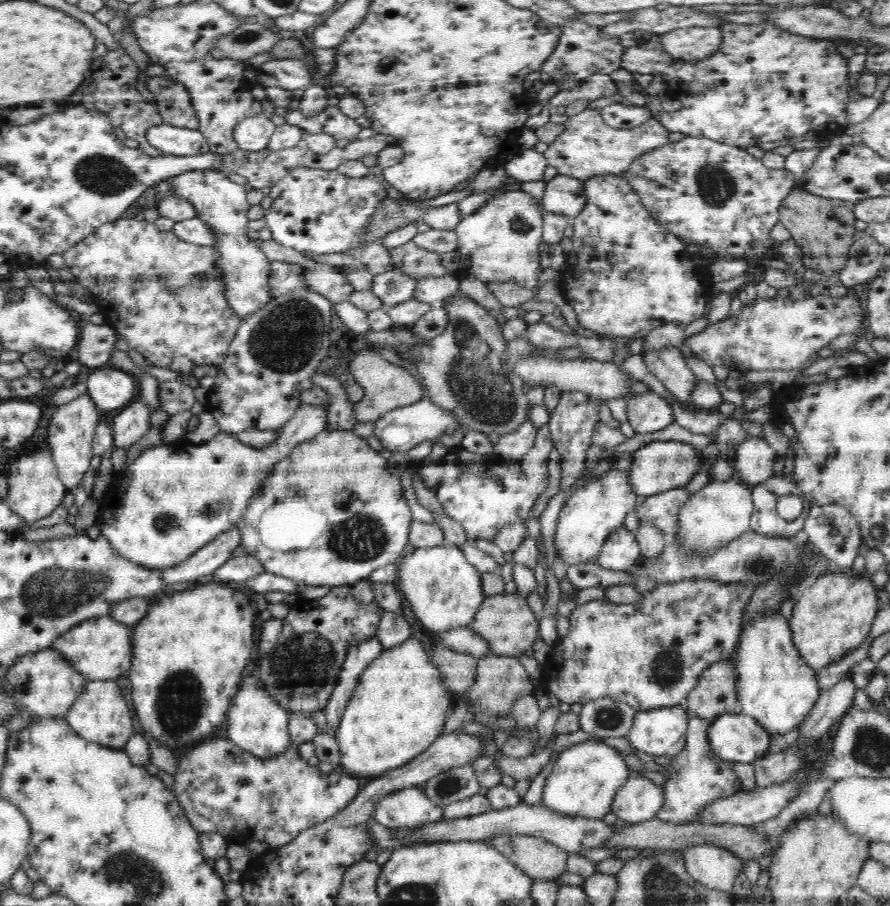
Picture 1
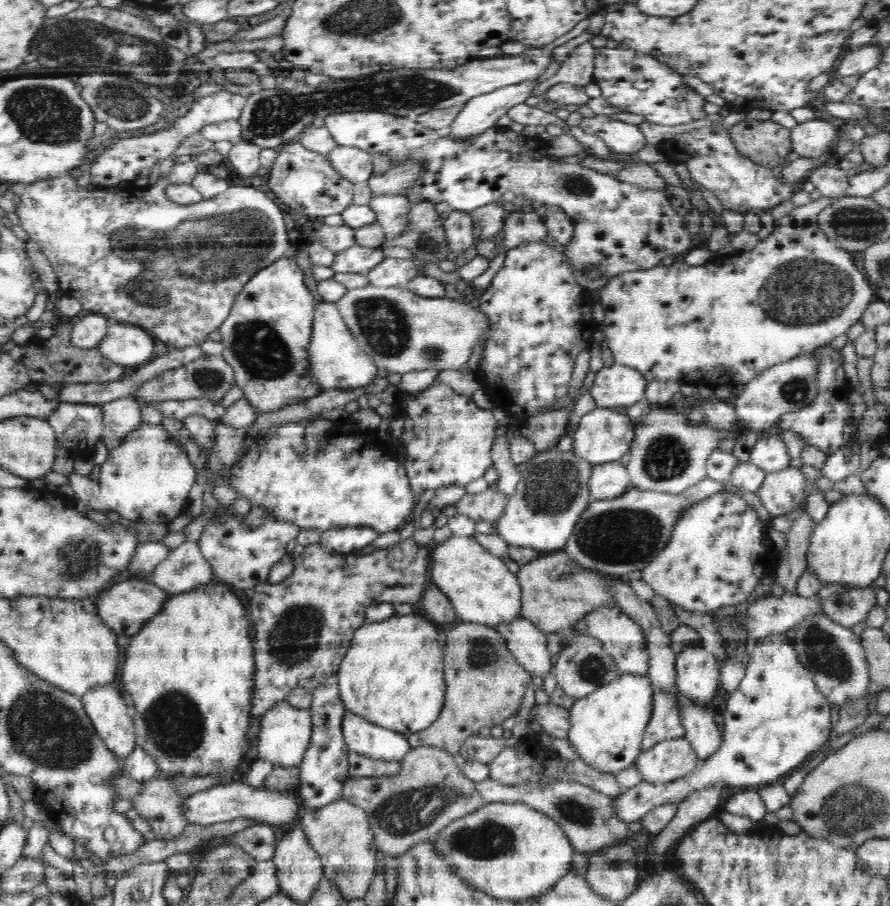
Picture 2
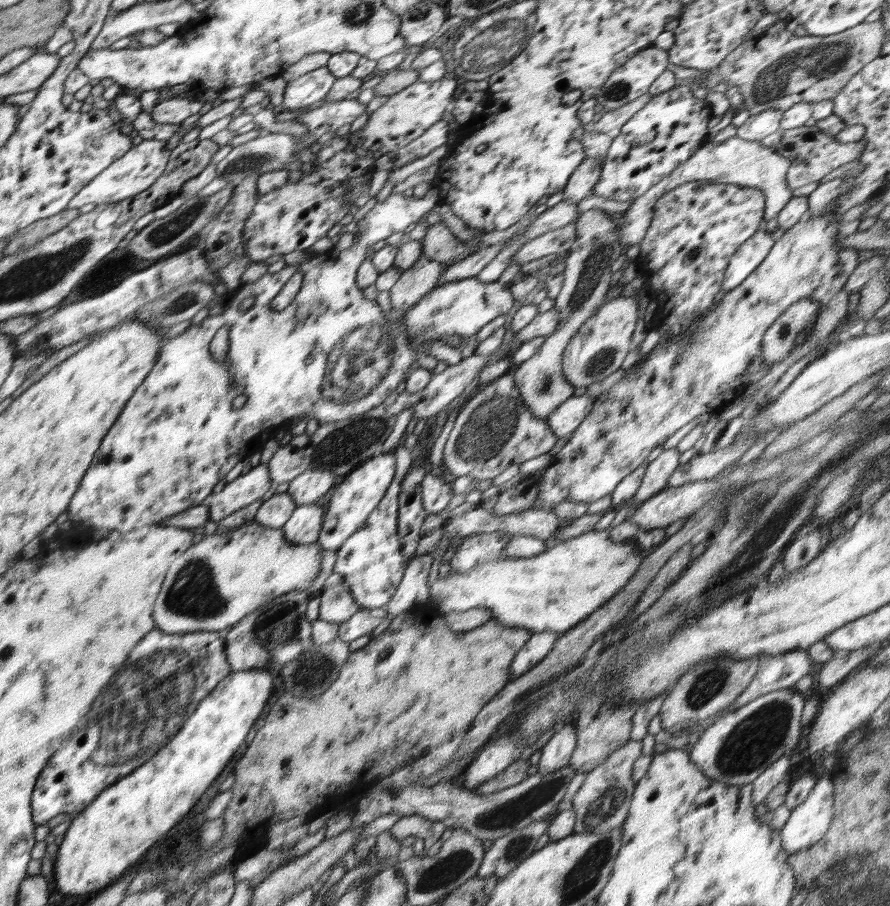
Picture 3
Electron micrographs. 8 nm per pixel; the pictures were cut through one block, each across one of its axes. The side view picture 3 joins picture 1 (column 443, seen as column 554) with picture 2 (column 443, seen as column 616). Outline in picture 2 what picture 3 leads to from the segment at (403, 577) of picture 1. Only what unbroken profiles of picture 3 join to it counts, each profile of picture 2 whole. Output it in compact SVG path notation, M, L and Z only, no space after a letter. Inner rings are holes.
M452 534L445 542L434 543L431 560L432 584L440 587L452 601L458 621L494 627L521 616L522 589L516 573L512 573L500 557L484 549L474 536Z

